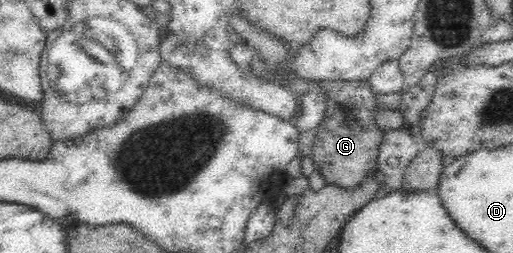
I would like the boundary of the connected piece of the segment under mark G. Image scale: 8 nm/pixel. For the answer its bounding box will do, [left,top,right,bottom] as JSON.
[307,80,389,189]

